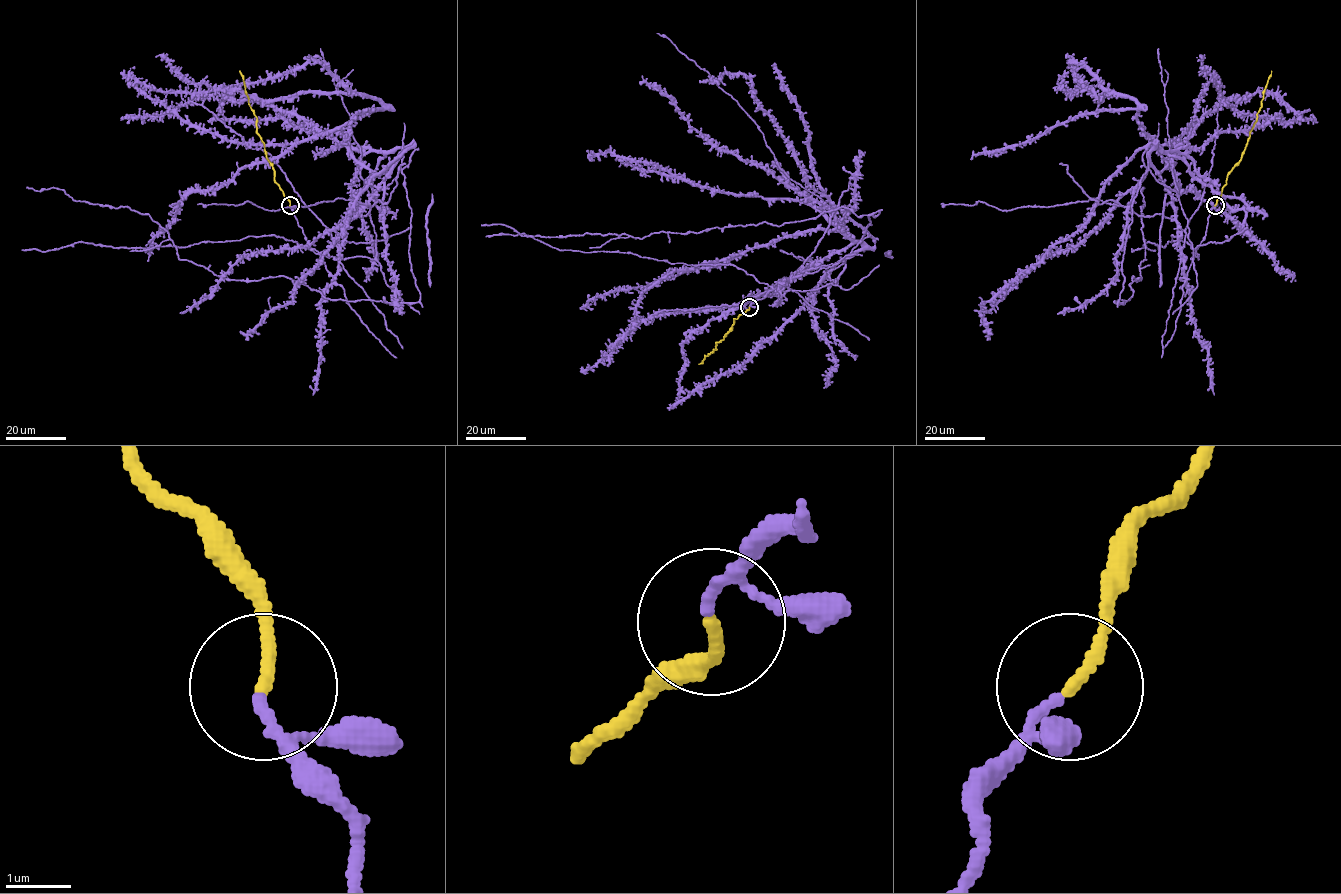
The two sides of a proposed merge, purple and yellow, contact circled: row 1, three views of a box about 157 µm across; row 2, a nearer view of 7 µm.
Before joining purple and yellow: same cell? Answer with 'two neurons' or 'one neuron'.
one neuron

